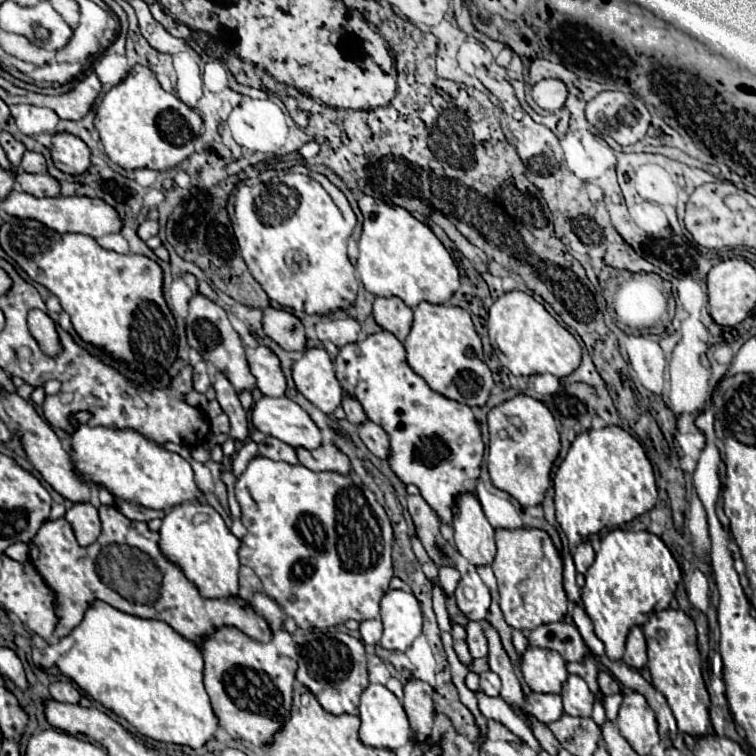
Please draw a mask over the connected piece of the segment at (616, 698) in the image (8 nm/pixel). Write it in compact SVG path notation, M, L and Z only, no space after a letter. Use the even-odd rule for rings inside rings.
M621 693L609 695L604 698L603 706L608 720L612 722L616 720L622 700L623 695Z

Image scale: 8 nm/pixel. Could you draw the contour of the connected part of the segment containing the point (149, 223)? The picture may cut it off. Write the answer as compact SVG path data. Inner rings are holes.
M145 220L145 222L139 226L139 230L137 230L137 234L139 234L141 240L149 240L149 238L155 236L157 232L159 232L157 220Z

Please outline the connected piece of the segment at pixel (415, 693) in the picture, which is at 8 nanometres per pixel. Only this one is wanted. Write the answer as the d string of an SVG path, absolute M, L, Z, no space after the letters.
M409 678L405 684L405 698L403 698L403 708L407 712L407 718L411 722L413 732L417 738L427 740L431 726L433 726L433 688L417 678Z

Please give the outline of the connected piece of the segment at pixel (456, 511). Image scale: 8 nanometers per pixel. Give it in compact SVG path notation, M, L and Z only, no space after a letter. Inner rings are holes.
M473 492L461 494L453 508L455 546L471 564L491 564L495 558L495 530L487 522Z

